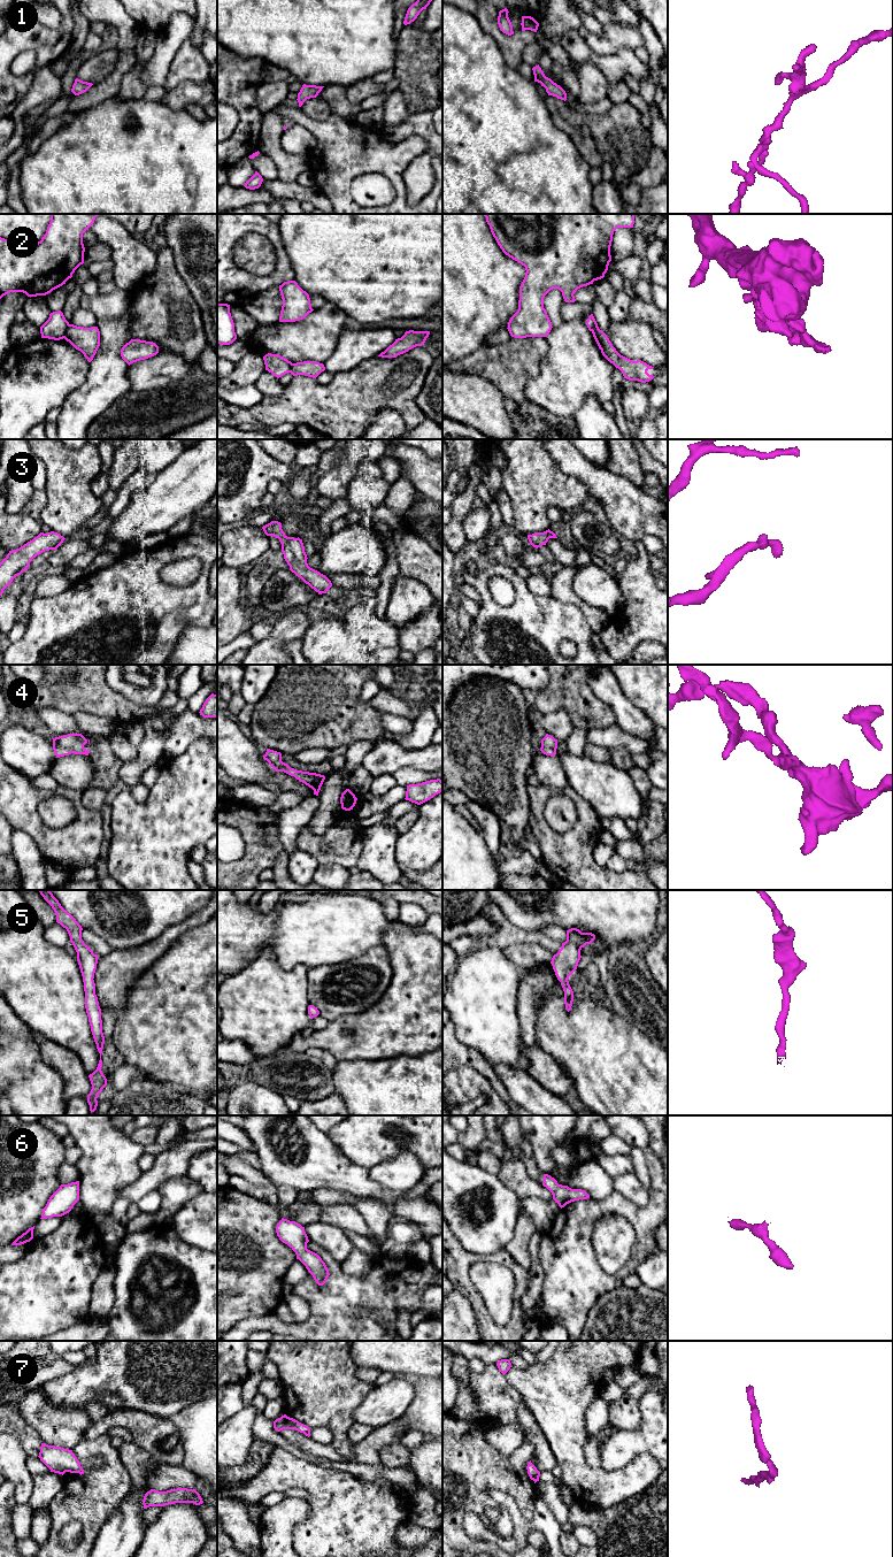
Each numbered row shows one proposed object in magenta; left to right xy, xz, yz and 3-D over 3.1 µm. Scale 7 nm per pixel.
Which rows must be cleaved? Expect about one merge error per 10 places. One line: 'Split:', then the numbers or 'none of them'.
Split: 2

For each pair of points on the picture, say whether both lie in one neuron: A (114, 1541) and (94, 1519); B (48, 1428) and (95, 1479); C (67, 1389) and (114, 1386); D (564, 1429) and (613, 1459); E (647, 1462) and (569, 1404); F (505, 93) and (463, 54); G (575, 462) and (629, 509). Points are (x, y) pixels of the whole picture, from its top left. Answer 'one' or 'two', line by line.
A: two
B: two
C: one
D: two
E: one
F: one
G: one

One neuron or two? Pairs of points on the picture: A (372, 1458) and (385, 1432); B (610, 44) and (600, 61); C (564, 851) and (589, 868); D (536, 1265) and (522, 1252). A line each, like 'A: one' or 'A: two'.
A: one
B: two
C: one
D: two

